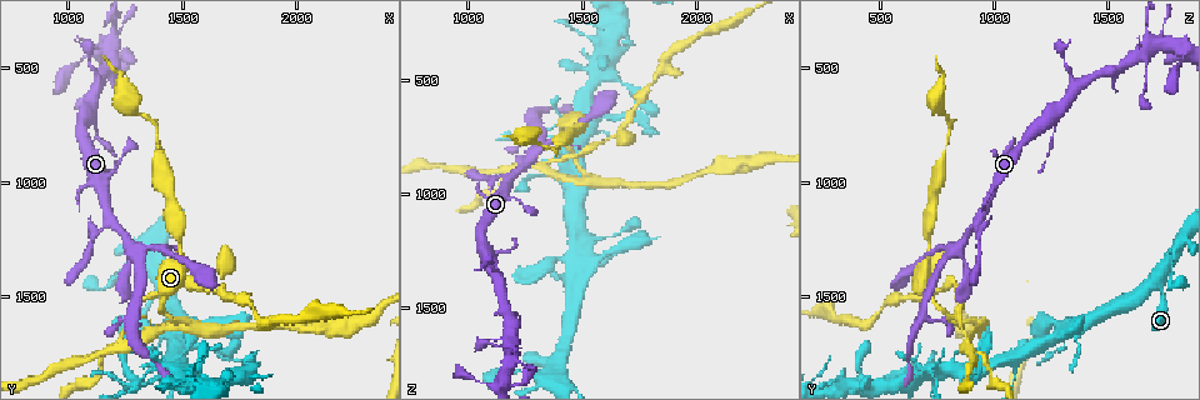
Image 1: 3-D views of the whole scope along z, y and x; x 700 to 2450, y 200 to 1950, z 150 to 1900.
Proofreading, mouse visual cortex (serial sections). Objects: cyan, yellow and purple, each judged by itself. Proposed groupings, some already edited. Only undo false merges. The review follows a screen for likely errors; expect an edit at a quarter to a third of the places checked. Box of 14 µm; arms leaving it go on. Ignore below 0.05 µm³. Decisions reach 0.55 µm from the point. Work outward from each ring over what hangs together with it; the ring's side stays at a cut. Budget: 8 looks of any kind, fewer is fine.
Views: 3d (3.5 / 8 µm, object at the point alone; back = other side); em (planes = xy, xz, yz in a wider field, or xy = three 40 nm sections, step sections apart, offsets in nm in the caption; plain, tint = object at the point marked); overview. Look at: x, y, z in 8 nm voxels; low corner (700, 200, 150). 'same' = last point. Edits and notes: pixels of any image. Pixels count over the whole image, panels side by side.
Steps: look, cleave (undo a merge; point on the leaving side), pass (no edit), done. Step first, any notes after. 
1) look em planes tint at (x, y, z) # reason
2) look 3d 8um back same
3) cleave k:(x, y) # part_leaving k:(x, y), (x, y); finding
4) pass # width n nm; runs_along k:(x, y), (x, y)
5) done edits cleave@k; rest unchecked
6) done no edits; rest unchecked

look 3d 3.5um at (1540, 1620, 940) # three arms meet

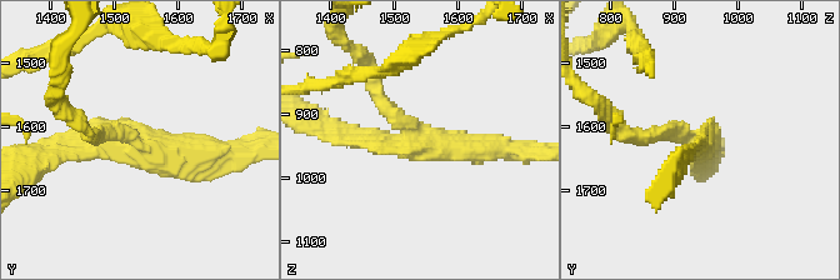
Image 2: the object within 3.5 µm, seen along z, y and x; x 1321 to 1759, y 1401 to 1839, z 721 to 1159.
look em xy step 2 plain at (1540, 1620, 935) # arms 3; arm_widths 200, 200, 350 nm

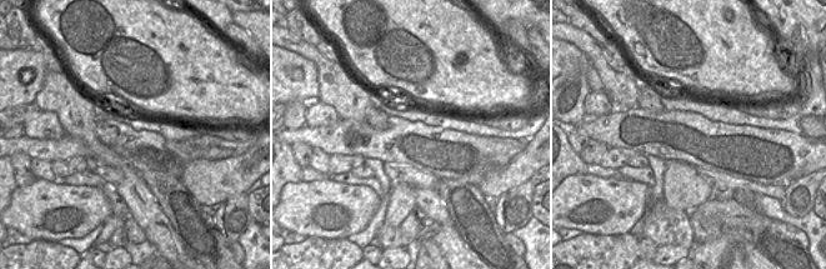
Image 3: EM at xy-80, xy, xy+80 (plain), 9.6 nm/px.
look em xy step 2 tint same

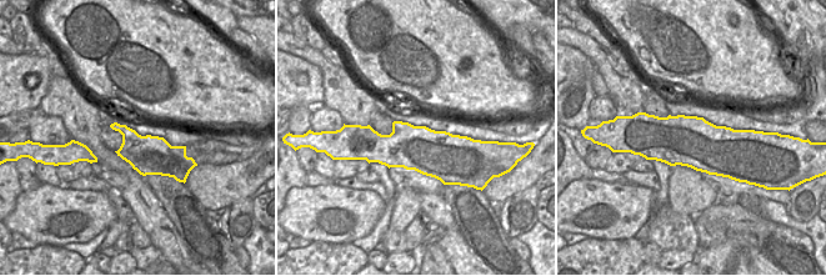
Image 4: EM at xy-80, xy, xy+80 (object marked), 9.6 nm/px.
pass # all the same cell

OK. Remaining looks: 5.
look 3d 8um at (1400, 1460, 1720) # thin neck

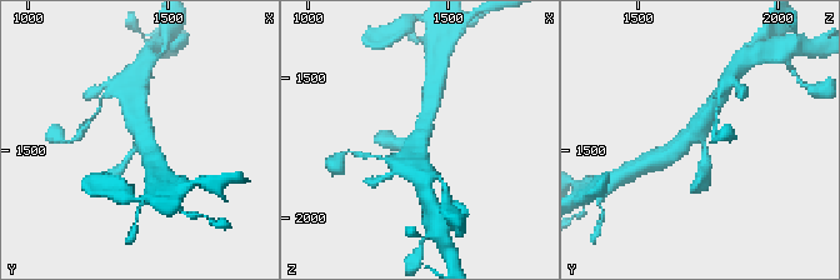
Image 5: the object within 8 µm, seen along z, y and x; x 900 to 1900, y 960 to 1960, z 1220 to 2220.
look 3d 3.5um at (1400, 1450, 1720) # closer look

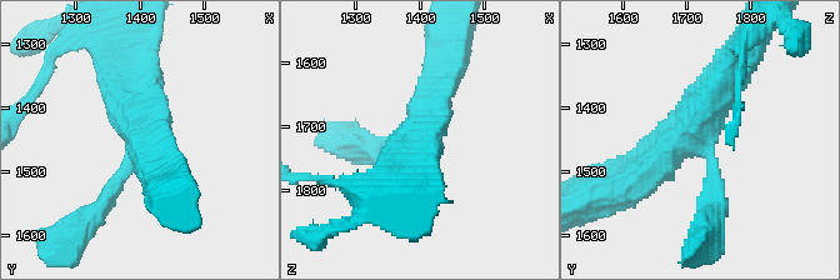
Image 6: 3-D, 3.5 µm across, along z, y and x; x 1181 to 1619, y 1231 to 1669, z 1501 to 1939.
pass # arm_widths 200, 450, 450 nm; runs_along 6:(380, 154), (411, 150), (441, 78); all the same cell

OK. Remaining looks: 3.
look 3d 3.5um at (1190, 1150, 940) # two arms in line, one across

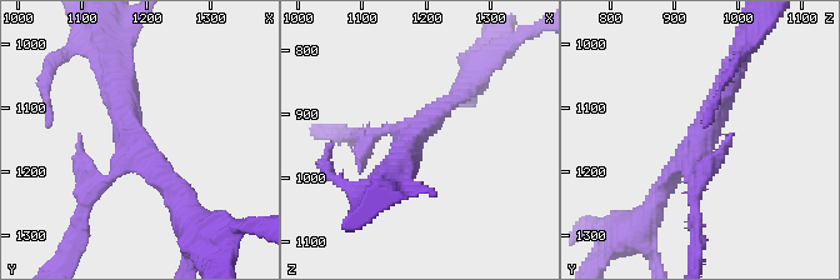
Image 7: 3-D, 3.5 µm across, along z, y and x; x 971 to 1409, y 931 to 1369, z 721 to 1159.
look em xy step 5 plain at (1180, 1155, 935) # arms 3; arm_widths 150, 250, 350 nm; need the tissue

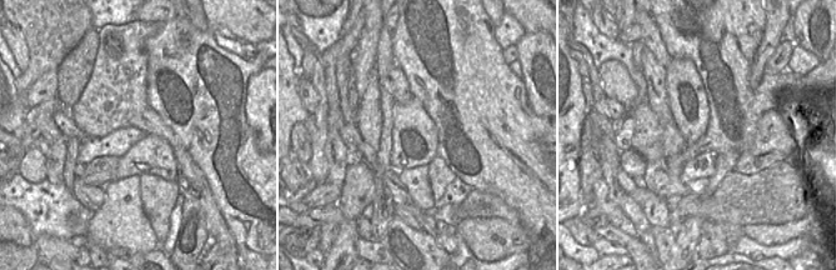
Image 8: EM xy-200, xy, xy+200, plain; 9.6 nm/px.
look em xy step 5 tint same # where the object lies

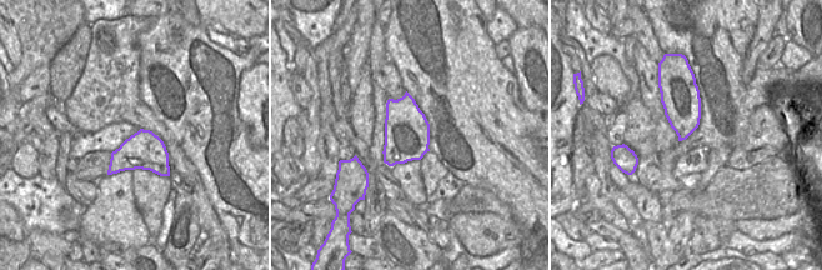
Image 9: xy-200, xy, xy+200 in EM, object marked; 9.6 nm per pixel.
cleave 7:(715, 160) # part_leaving 7:(689, 175), (695, 186), (695, 259); a second cell is stuck on

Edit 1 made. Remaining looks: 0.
done edits cleave@7; rest unchecked

